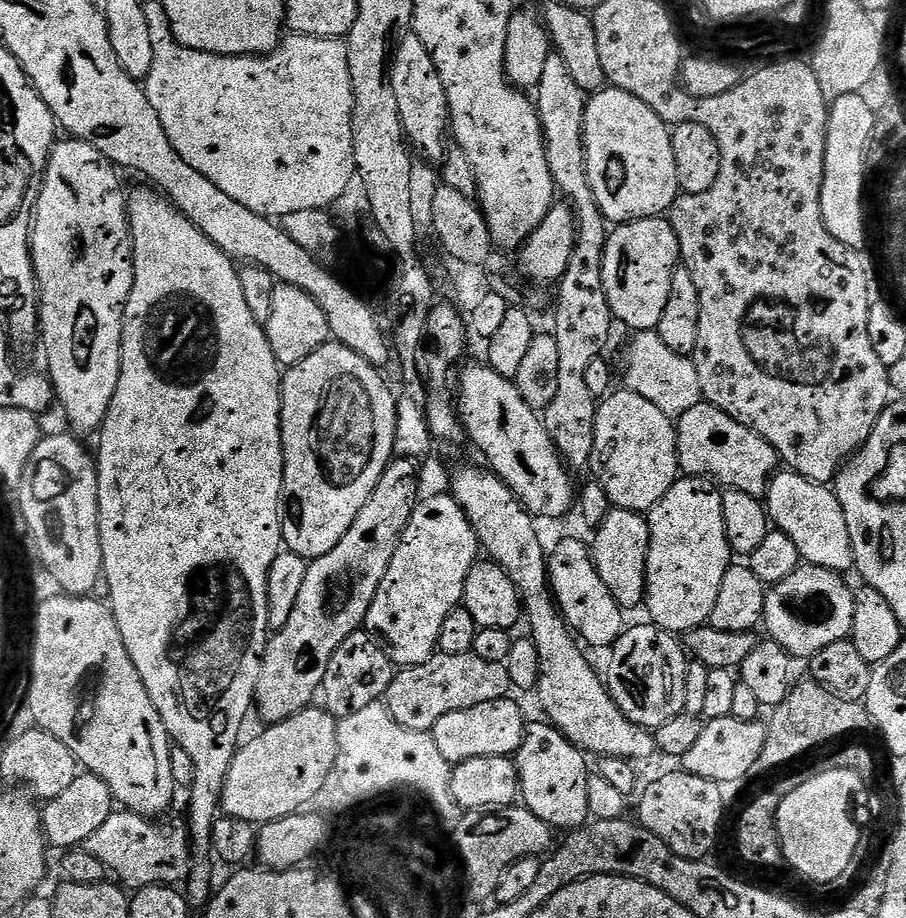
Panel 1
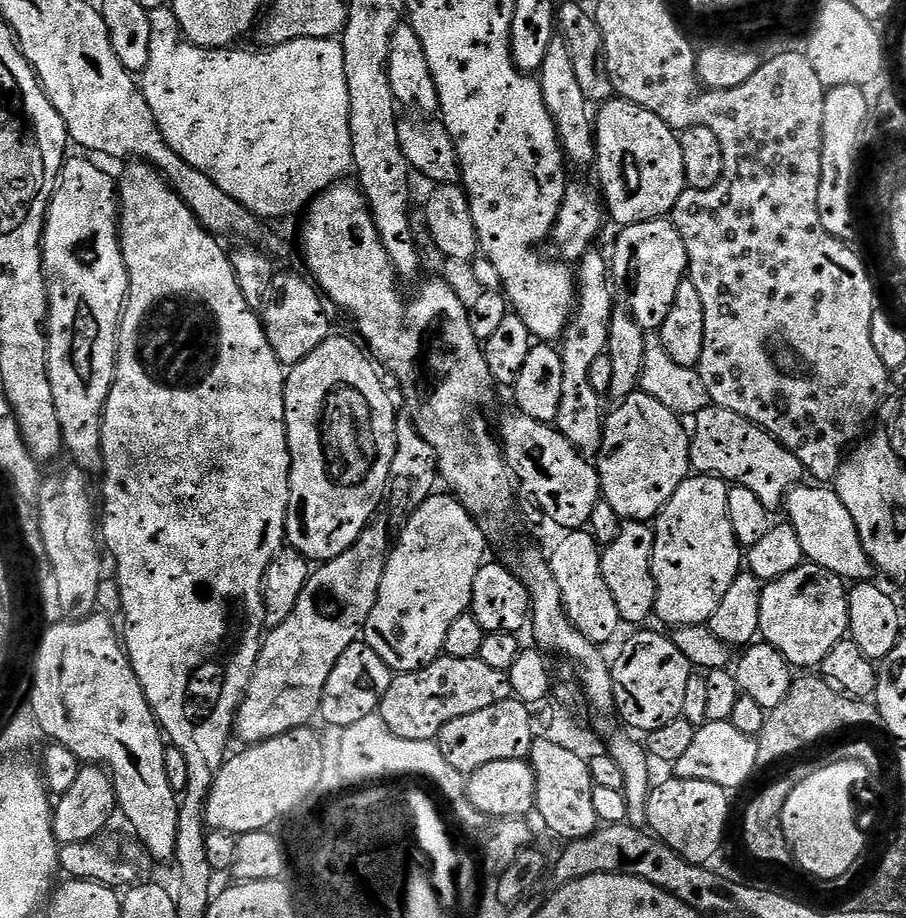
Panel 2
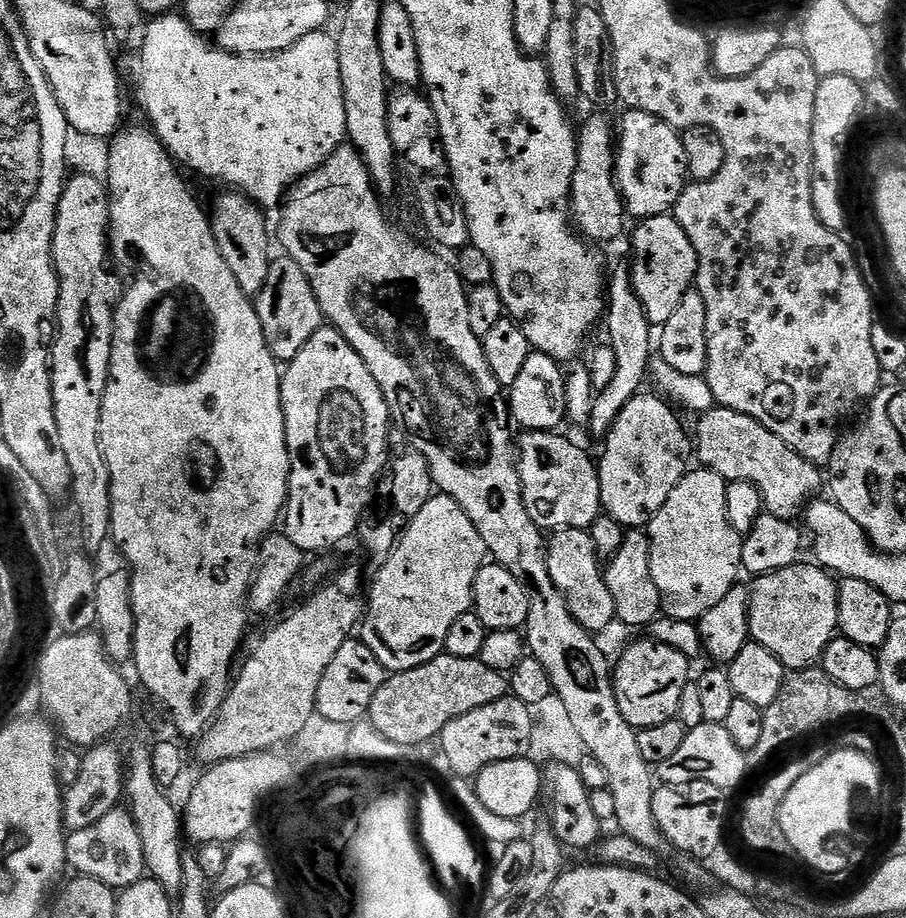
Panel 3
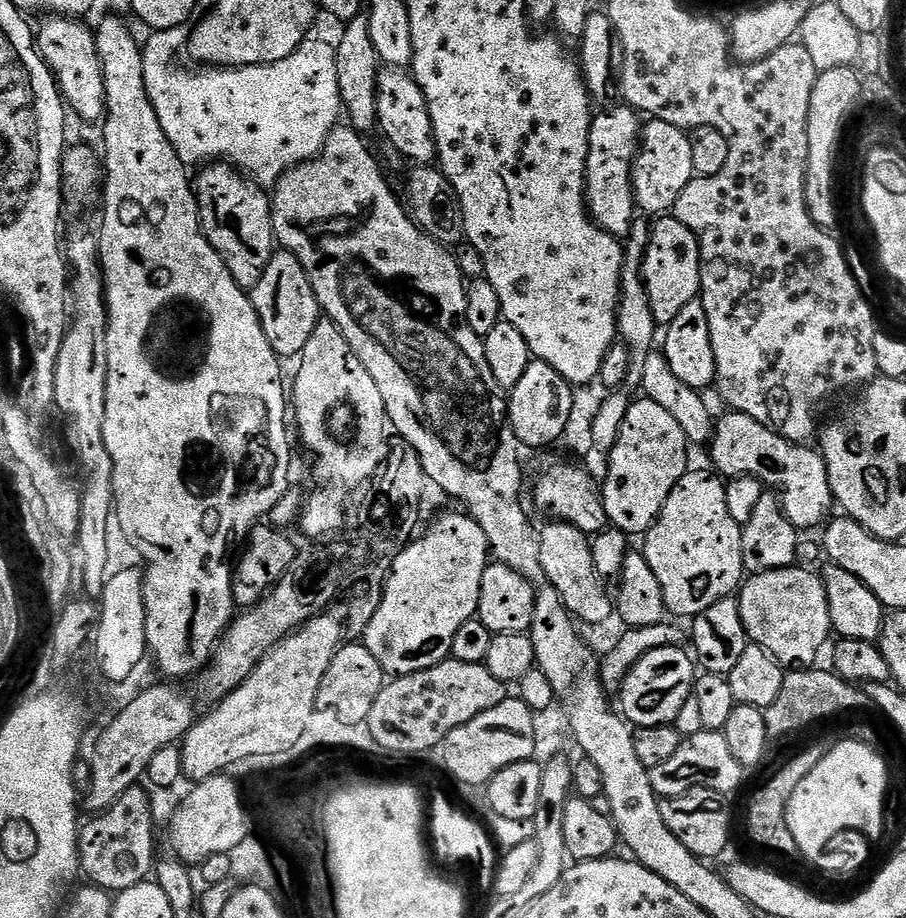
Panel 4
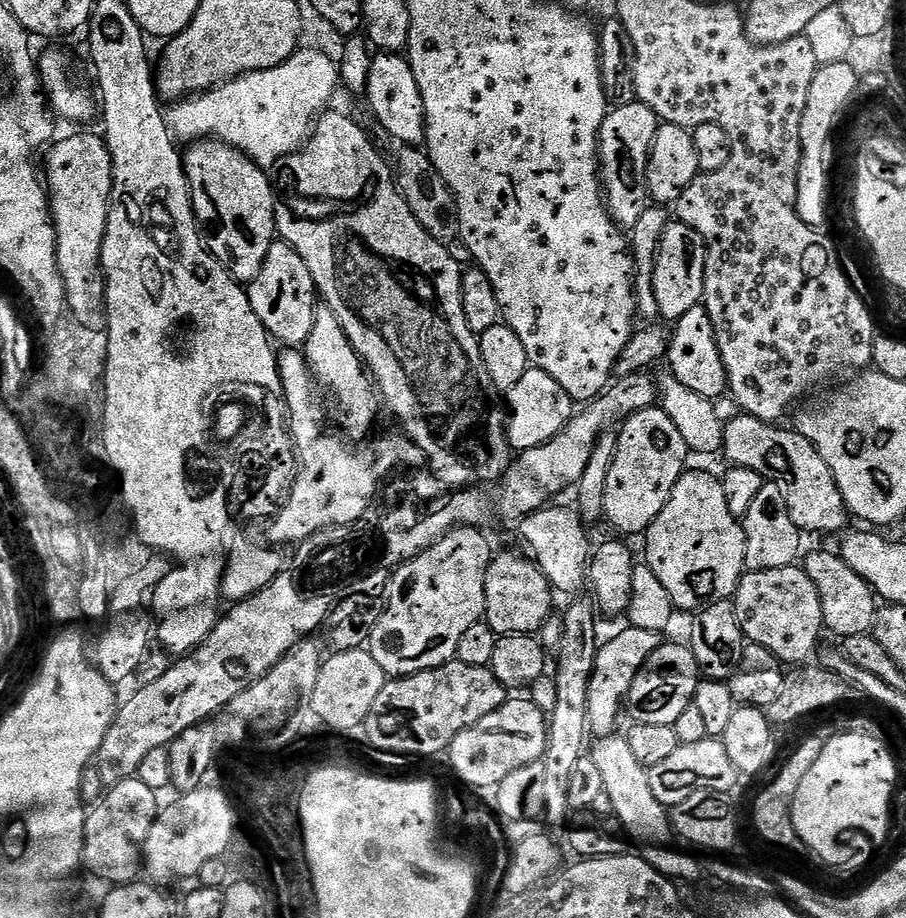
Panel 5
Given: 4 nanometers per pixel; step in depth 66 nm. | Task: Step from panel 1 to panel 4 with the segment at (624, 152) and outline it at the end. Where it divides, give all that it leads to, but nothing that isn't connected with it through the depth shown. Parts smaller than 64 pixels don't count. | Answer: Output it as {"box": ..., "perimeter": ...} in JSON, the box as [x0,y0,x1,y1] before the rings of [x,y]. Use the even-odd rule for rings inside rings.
{"box":[632,119,694,214],"perimeter":[[[649,119],[642,128],[640,151],[632,164],[632,189],[641,213],[668,214],[675,209],[682,190],[694,179],[694,153],[690,151],[690,135],[670,122]]]}

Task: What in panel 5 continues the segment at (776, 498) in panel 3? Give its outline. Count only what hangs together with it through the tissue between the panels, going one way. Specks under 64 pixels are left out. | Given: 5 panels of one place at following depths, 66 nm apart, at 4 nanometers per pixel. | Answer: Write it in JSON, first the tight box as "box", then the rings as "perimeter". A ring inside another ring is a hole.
{"box":[722,414,850,533],"perimeter":[[[747,414],[735,416],[724,425],[722,456],[729,460],[729,465],[754,470],[767,483],[777,484],[786,498],[786,506],[790,506],[790,518],[794,518],[794,526],[801,533],[843,533],[849,527],[847,524],[850,513],[834,482],[830,466],[826,466],[822,454],[818,454],[818,450],[805,436],[801,436],[791,427],[780,427],[784,426],[777,426]]]}

